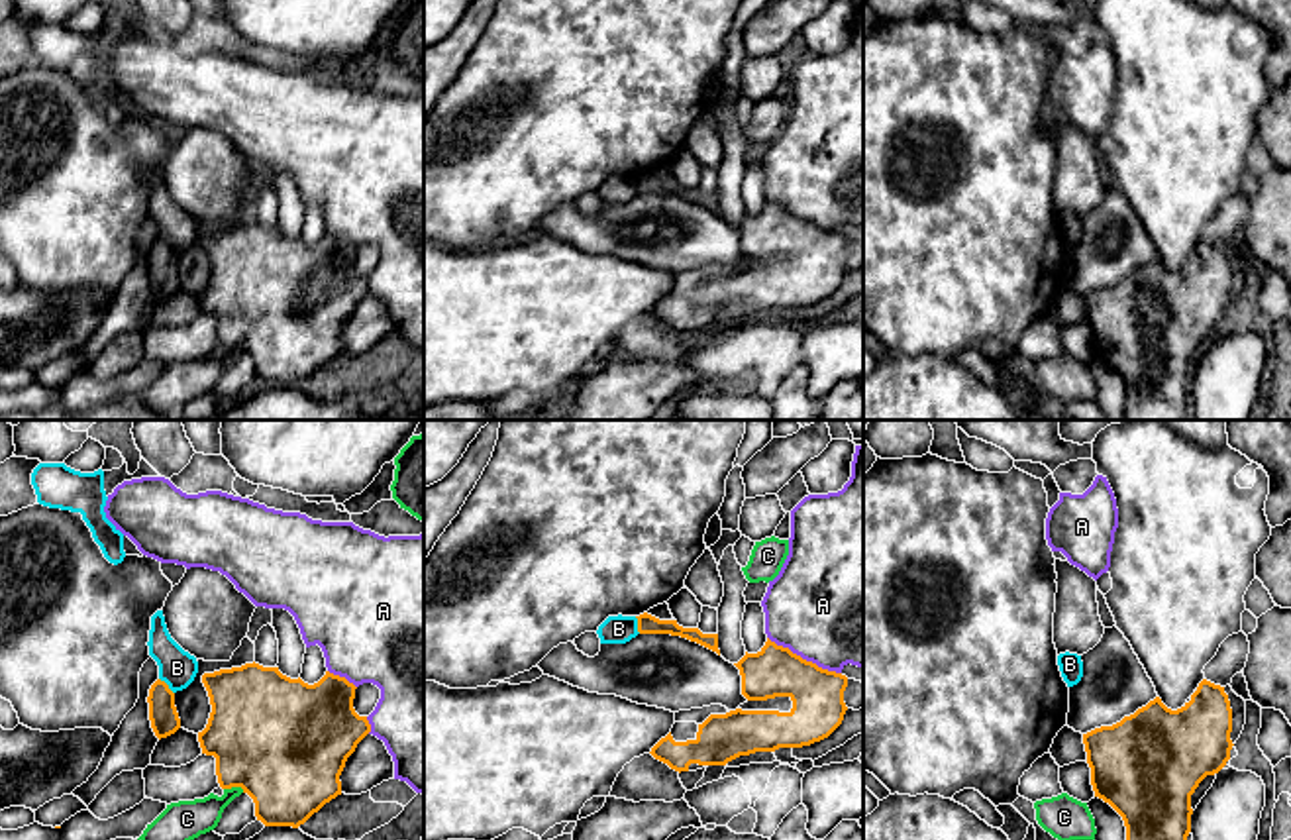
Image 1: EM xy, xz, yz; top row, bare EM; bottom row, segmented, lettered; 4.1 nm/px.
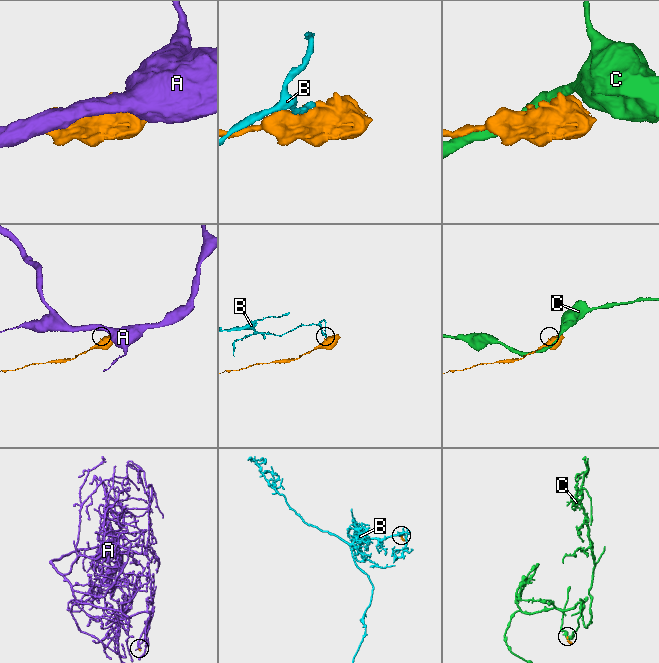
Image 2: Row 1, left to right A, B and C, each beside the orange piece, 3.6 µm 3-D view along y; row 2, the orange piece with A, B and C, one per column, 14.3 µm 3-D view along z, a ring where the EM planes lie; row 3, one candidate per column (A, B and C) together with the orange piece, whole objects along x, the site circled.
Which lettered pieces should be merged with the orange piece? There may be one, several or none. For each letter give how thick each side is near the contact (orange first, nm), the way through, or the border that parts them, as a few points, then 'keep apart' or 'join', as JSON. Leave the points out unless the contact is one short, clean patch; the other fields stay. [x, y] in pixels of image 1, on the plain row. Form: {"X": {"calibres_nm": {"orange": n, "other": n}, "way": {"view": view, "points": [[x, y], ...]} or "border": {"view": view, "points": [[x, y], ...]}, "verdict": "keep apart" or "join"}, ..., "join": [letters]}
{"A": {"calibres_nm": {"orange": 220, "other": 480}, "verdict": "keep apart"}, "B": {"calibres_nm": {"orange": 120, "other": 160}, "border": {"view": "xy", "points": [[159, 238], [173, 254]]}, "verdict": "keep apart"}, "C": {"calibres_nm": {"orange": 480, "other": 160}, "verdict": "keep apart"}, "join": []}

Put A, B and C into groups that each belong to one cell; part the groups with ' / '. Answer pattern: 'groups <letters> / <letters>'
groups A / B / C

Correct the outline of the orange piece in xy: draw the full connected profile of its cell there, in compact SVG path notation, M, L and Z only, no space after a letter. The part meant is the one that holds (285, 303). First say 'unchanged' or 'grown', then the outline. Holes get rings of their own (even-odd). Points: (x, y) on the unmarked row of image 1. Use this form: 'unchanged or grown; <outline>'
unchanged; M255 222L204 234L202 243L212 265L208 285L198 292L202 314L216 318L222 349L241 347L253 359L257 381L298 389L341 355L345 322L371 292L367 277L353 269L353 243L326 232L318 243L308 245Z

